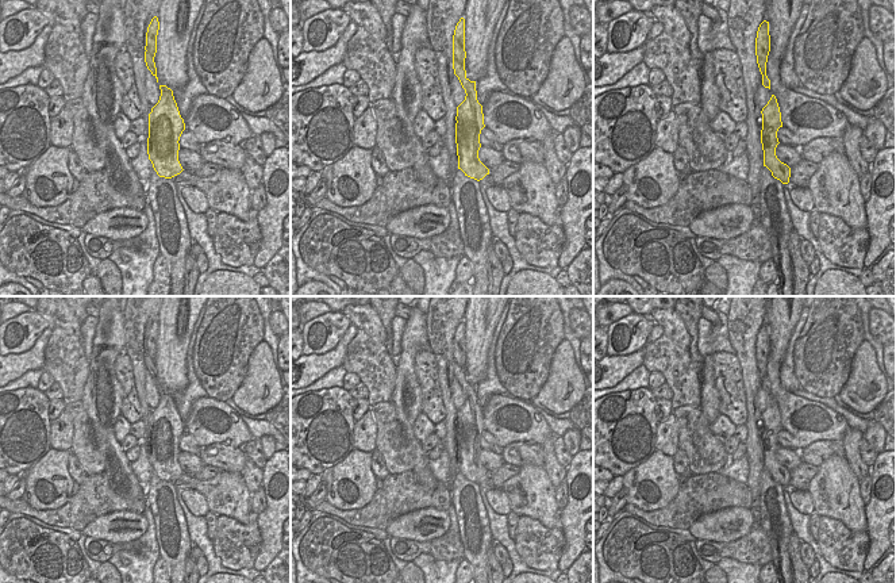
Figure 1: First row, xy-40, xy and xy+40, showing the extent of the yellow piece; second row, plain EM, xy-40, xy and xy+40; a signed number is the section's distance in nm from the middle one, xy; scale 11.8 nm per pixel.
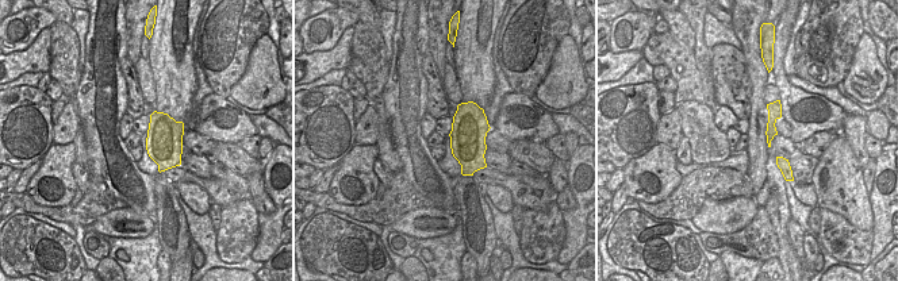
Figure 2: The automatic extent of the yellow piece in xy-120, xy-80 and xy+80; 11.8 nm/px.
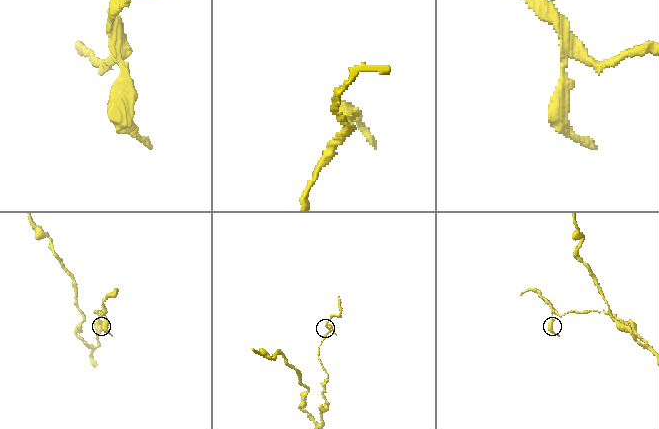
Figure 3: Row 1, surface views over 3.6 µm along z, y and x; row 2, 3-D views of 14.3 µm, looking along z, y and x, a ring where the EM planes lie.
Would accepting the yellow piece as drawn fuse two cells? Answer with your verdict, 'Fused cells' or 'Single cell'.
Fused cells.

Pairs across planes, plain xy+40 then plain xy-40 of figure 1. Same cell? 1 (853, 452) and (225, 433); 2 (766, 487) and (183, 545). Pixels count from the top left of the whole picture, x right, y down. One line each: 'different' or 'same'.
1: different
2: same

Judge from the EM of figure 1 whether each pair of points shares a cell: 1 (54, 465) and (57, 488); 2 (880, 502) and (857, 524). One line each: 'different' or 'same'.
1: same
2: different

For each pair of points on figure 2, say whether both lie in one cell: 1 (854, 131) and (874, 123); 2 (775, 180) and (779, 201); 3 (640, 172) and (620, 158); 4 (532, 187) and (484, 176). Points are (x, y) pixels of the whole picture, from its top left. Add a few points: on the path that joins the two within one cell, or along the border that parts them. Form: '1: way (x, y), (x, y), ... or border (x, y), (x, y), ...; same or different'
1: border (866, 118), (868, 133); different
2: way (775, 185), (778, 196); same
3: border (653, 146), (632, 158), (622, 168); different
4: way (520, 187), (497, 177); same

